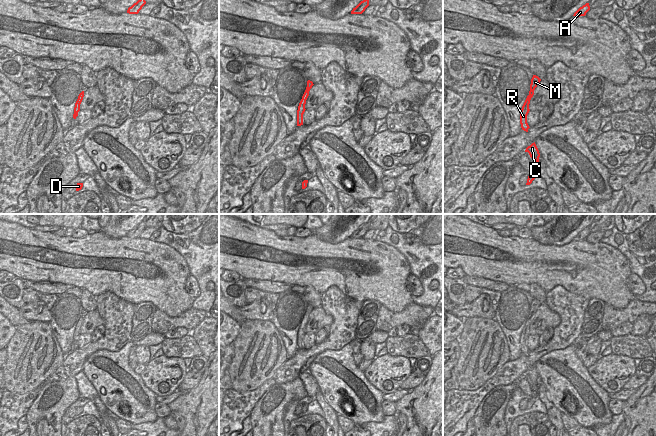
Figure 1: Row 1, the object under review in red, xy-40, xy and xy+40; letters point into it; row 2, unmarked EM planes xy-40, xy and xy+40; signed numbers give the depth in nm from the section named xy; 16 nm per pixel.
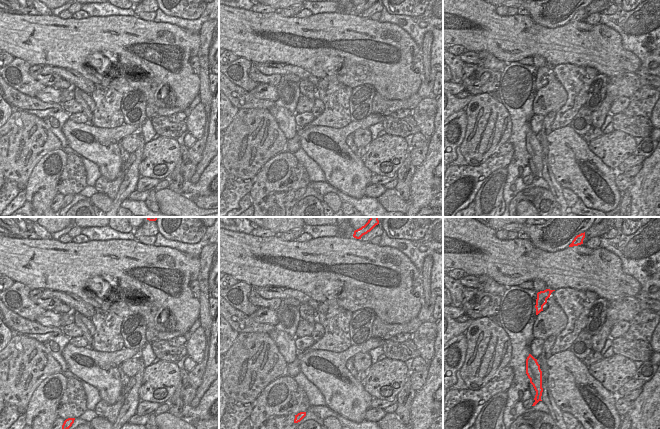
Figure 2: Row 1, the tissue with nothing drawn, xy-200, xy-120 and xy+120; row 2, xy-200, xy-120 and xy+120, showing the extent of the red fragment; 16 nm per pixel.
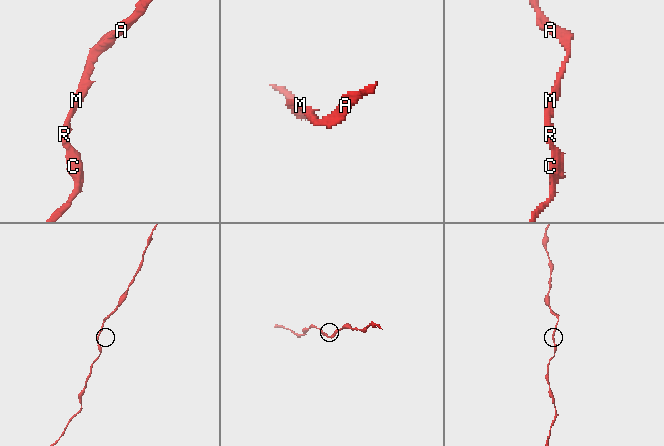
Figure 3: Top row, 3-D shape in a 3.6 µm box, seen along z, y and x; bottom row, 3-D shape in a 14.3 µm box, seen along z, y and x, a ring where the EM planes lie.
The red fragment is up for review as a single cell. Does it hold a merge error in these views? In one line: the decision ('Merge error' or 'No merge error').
No merge error

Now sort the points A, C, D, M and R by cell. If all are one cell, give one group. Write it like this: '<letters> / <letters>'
A C D M R

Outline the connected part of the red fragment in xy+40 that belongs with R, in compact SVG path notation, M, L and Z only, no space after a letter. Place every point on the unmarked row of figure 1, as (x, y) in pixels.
M533 299L532 303L531 303L531 308L530 308L530 315L529 315L529 319L527 320L522 333L521 333L521 337L520 337L520 348L521 348L521 352L522 354L528 356L528 353L530 352L528 347L527 347L527 339L530 335L529 333L529 328L530 328L530 324L534 319L534 314L537 311L537 309L540 307L541 303L536 300Z

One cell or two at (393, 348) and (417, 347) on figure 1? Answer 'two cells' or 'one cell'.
one cell

